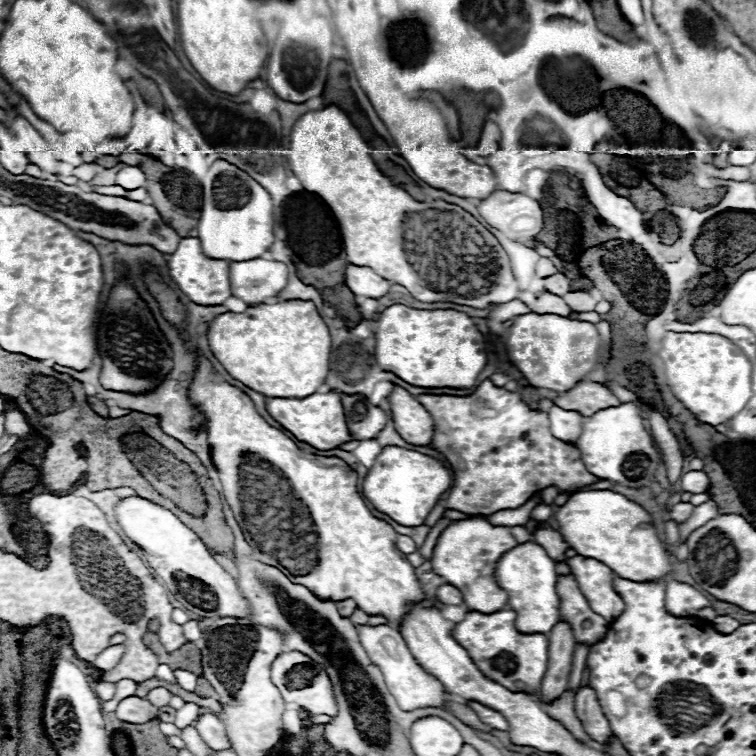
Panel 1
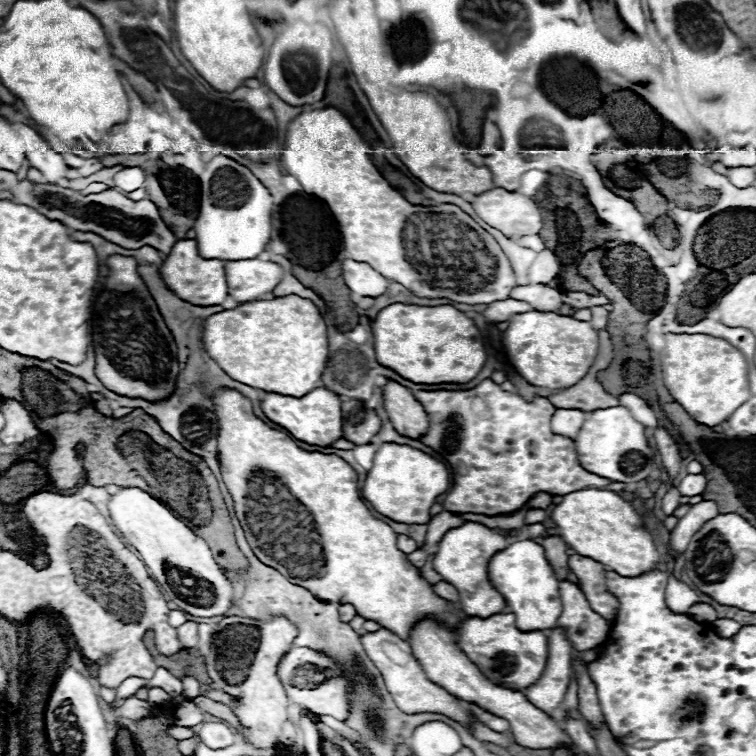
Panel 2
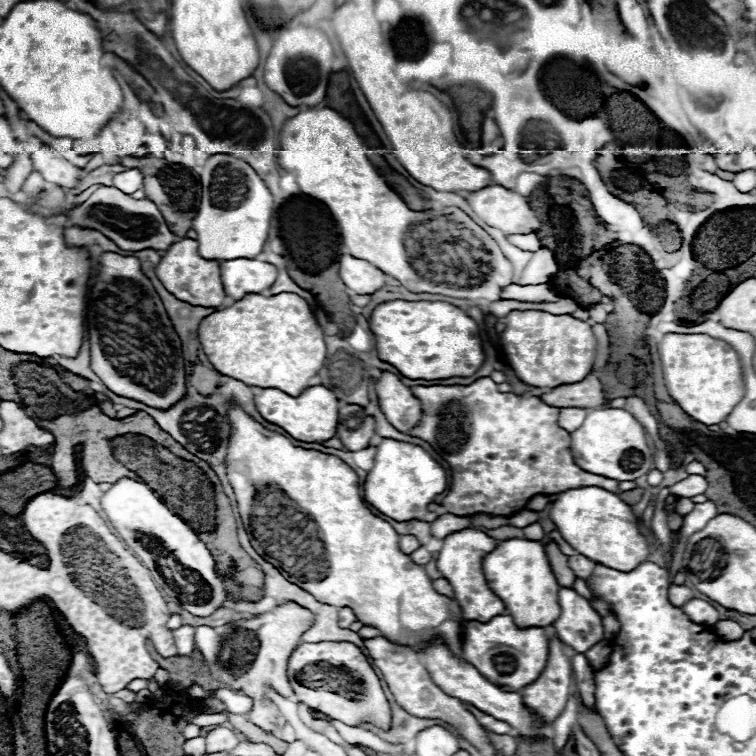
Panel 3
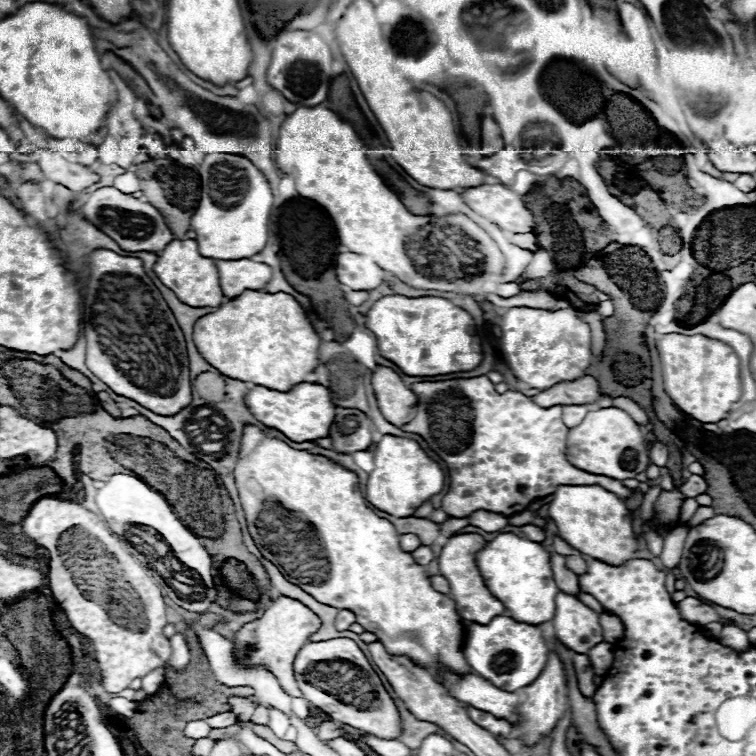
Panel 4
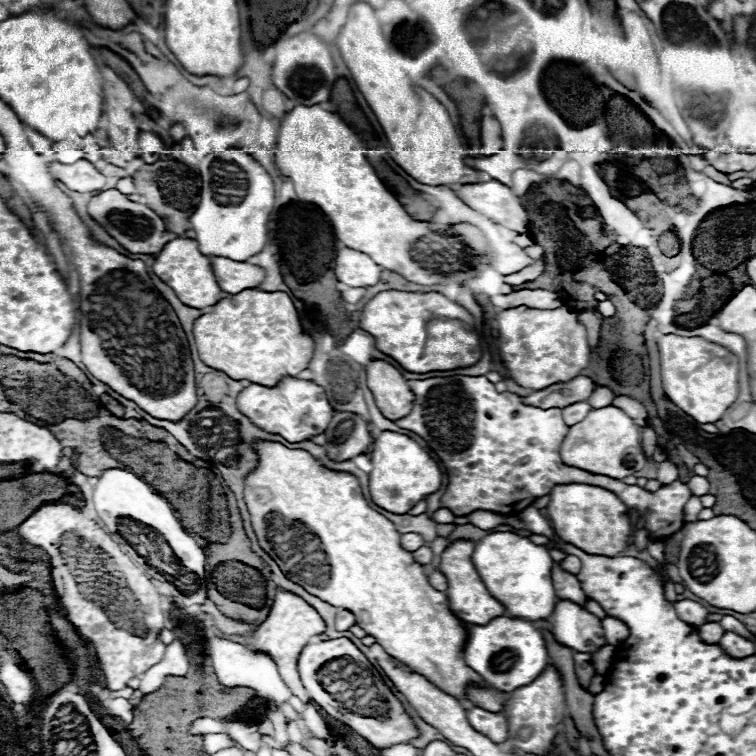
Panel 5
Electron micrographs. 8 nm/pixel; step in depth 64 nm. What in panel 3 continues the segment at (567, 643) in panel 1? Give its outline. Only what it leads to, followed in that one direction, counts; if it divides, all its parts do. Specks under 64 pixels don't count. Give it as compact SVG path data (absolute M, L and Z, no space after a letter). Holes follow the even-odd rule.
M556 636L550 640L550 654L540 678L520 690L528 708L538 710L546 724L552 724L564 710L572 686L570 658L564 654L564 642Z

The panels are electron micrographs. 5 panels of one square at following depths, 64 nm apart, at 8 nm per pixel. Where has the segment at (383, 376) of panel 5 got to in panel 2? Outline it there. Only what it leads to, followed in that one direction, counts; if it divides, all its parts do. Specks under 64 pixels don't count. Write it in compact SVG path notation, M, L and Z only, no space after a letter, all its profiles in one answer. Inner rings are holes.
M388 380L384 388L384 408L402 436L420 440L428 432L428 414L406 386Z

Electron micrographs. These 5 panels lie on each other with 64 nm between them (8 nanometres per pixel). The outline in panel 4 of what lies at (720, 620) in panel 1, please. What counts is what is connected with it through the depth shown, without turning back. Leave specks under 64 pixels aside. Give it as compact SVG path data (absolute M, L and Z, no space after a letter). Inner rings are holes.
M722 624L722 632L718 638L724 646L730 646L734 650L744 650L746 646L750 646L750 640L746 636L746 632L742 628L738 628L736 624Z

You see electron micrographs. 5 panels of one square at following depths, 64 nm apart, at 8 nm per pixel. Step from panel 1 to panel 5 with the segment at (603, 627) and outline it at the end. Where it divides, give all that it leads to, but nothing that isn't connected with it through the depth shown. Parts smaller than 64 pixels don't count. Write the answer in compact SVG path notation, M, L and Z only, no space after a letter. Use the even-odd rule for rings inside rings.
M558 600L552 614L552 634L576 652L594 652L606 644L600 618L570 600Z

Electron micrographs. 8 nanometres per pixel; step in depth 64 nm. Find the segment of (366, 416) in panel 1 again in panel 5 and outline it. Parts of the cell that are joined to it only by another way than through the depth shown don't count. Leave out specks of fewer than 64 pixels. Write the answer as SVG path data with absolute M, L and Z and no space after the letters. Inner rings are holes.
M336 412L324 436L328 438L324 450L332 460L354 458L356 454L366 452L366 448L372 444L366 420L354 412Z

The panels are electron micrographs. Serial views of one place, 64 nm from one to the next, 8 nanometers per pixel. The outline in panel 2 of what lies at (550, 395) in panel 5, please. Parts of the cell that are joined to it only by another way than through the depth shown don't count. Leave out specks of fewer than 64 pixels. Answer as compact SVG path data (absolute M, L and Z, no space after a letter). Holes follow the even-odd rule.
M584 376L578 384L556 392L548 398L556 408L580 408L582 412L594 412L596 408L616 406L618 398L608 394L602 384L592 376Z

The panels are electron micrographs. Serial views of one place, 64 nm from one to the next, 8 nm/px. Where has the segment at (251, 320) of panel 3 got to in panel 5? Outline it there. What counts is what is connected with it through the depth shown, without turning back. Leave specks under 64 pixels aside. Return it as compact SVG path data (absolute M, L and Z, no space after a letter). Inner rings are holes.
M250 288L222 298L214 312L202 314L194 322L194 340L206 366L232 376L232 380L250 380L270 388L284 376L296 378L314 356L314 340L302 330L298 310L286 292Z

